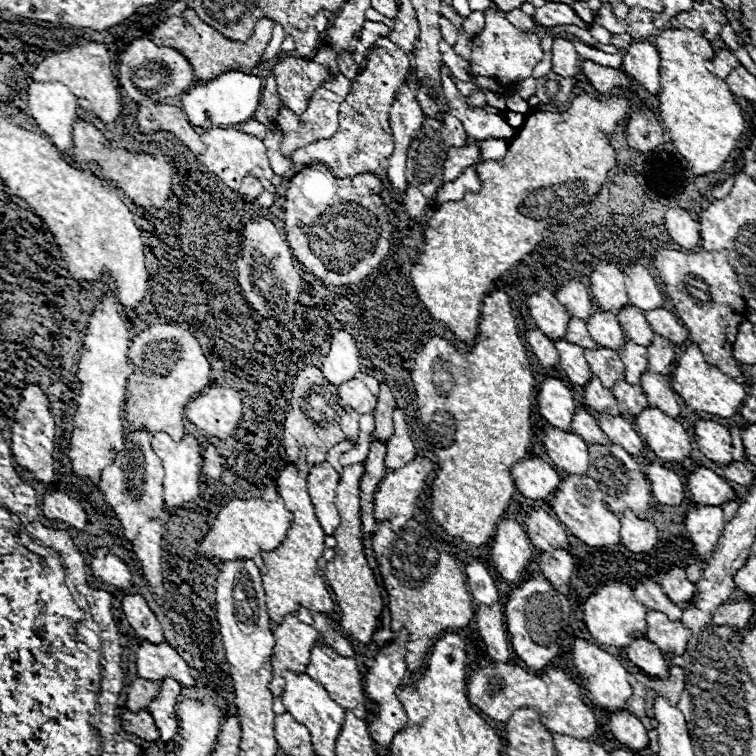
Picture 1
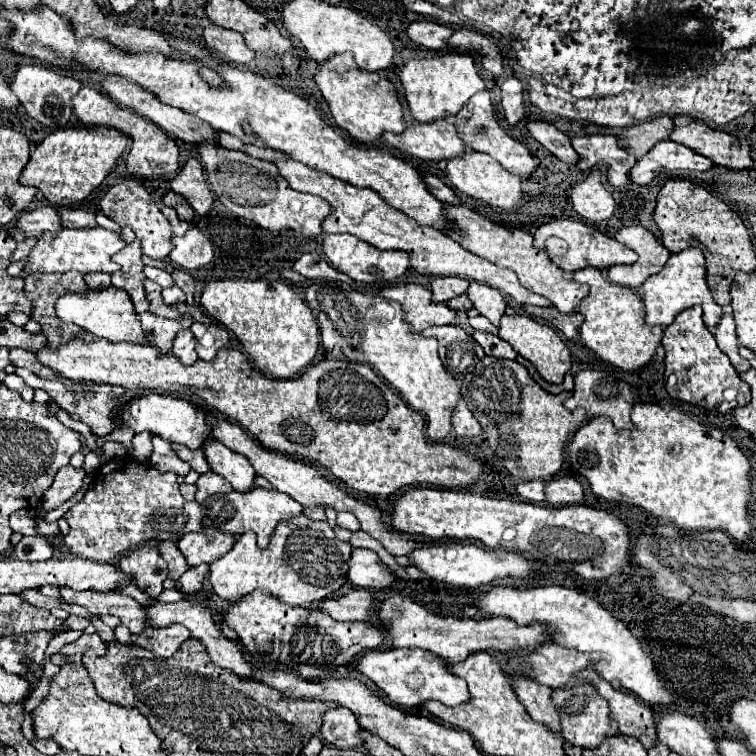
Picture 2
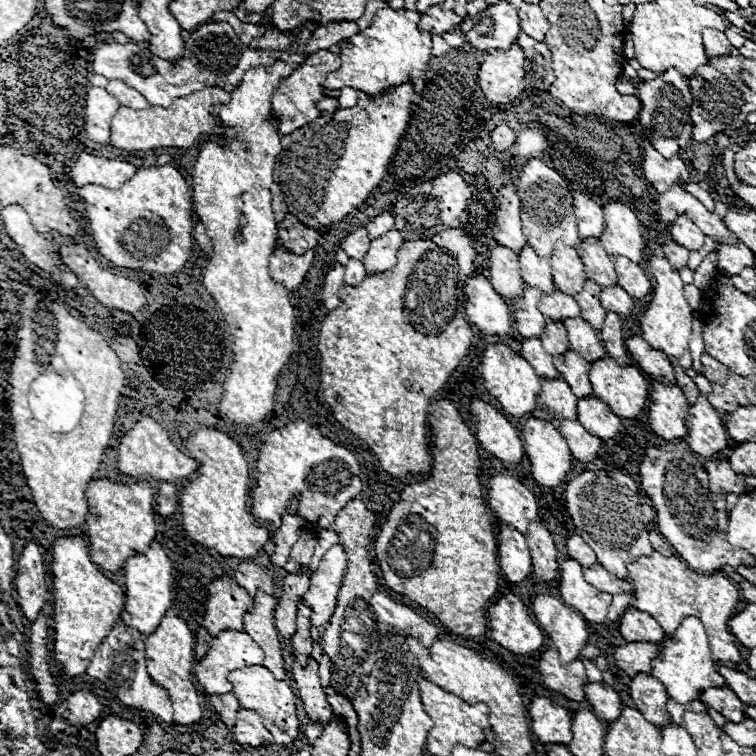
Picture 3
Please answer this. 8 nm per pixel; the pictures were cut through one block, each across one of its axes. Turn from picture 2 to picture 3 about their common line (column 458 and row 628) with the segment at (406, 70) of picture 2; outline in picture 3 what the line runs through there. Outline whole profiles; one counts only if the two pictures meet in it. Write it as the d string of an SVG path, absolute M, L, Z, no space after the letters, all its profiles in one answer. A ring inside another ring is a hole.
M62 536L52 544L54 574L54 658L64 664L68 676L86 672L98 644L120 620L124 610L124 590L106 578L90 560L88 544L82 536Z

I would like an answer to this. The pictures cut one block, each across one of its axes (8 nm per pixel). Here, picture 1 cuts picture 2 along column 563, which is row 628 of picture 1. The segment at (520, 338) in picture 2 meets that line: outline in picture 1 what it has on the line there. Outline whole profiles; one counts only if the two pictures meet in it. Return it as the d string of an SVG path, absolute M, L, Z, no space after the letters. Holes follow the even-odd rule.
M354 464L354 466L344 468L344 472L340 476L340 486L338 486L338 492L336 492L336 506L338 506L338 512L340 512L340 524L334 530L336 558L332 562L328 562L322 572L324 572L328 588L334 594L334 600L338 604L338 612L340 612L338 626L350 638L354 638L358 644L368 648L370 642L372 642L372 636L382 626L380 616L382 616L384 602L382 602L376 578L374 578L374 574L372 574L372 570L366 562L364 548L362 548L362 530L360 530L362 520L360 520L360 496L358 496L360 494L362 472L364 472L364 464Z

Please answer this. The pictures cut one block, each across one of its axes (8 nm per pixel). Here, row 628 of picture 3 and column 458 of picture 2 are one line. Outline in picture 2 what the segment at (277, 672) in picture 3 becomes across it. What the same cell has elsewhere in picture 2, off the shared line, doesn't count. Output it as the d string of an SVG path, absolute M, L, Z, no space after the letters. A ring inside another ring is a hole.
M278 160L274 162L280 176L288 180L290 188L298 190L298 192L308 192L314 196L324 198L332 208L334 214L326 218L324 222L324 232L348 232L368 244L372 244L378 250L402 250L410 254L410 264L414 270L418 270L424 276L458 276L464 280L472 280L472 282L480 282L486 286L492 286L504 294L508 294L514 302L518 302L520 306L548 306L548 298L538 296L534 292L528 292L520 282L518 276L508 270L508 268L498 268L496 264L468 252L466 248L462 248L458 242L454 242L450 236L446 236L444 232L438 232L434 228L426 228L426 226L416 226L414 222L410 222L410 218L406 214L400 214L398 210L394 210L392 206L388 206L380 194L372 192L370 188L354 188L352 184L334 178L326 172L318 172L302 162L296 160Z

